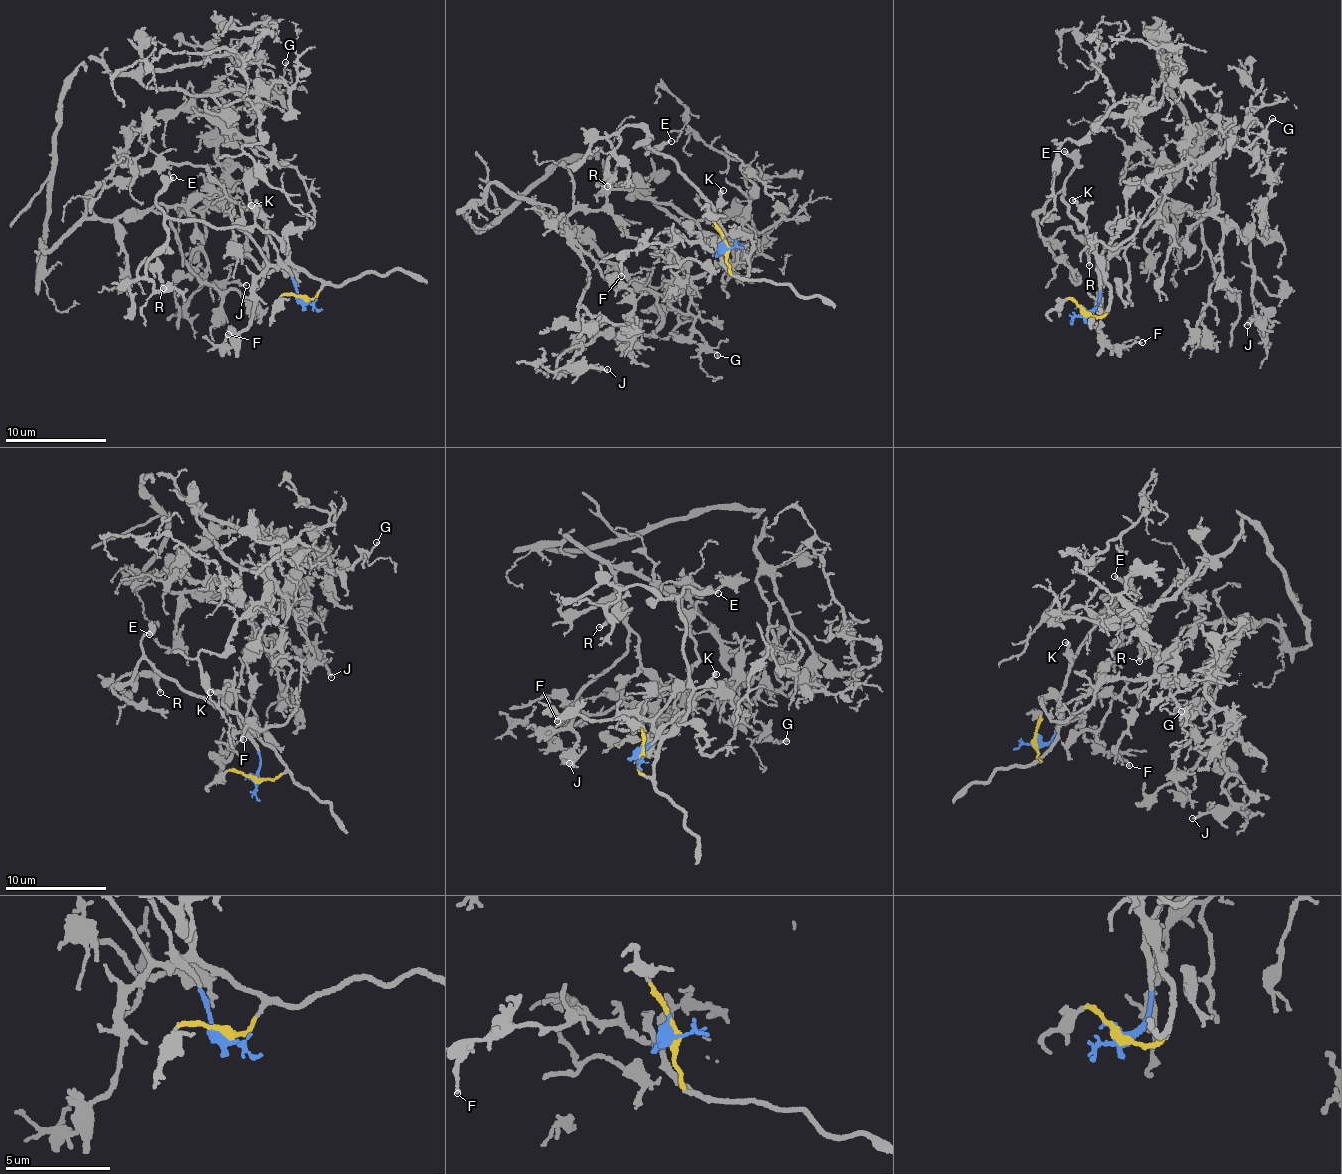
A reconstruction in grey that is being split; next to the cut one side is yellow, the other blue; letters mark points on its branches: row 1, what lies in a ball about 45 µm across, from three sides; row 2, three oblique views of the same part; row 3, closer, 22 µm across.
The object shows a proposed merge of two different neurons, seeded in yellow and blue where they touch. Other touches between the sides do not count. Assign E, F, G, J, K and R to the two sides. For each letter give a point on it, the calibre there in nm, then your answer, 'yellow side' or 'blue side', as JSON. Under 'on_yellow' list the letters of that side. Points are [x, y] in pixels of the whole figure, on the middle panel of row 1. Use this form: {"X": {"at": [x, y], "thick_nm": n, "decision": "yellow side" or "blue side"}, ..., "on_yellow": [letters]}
{"E": {"at": [671, 141], "thick_nm": 220, "decision": "yellow side"}, "F": {"at": [621, 276], "thick_nm": 160, "decision": "yellow side"}, "G": {"at": [717, 355], "thick_nm": 130, "decision": "blue side"}, "J": {"at": [607, 369], "thick_nm": 180, "decision": "blue side"}, "K": {"at": [723, 190], "thick_nm": 280, "decision": "yellow side"}, "R": {"at": [607, 186], "thick_nm": 200, "decision": "yellow side"}, "on_yellow": ["E", "F", "K", "R"]}

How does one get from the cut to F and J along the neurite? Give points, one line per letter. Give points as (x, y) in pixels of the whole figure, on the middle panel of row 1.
F: (725, 249), (729, 271), (736, 274), (726, 272), (718, 254), (683, 238), (630, 249), (621, 263), (621, 276)
J: (725, 249), (703, 235), (724, 255), (638, 292), (537, 204), (629, 291), (626, 336), (568, 363), (608, 370)

